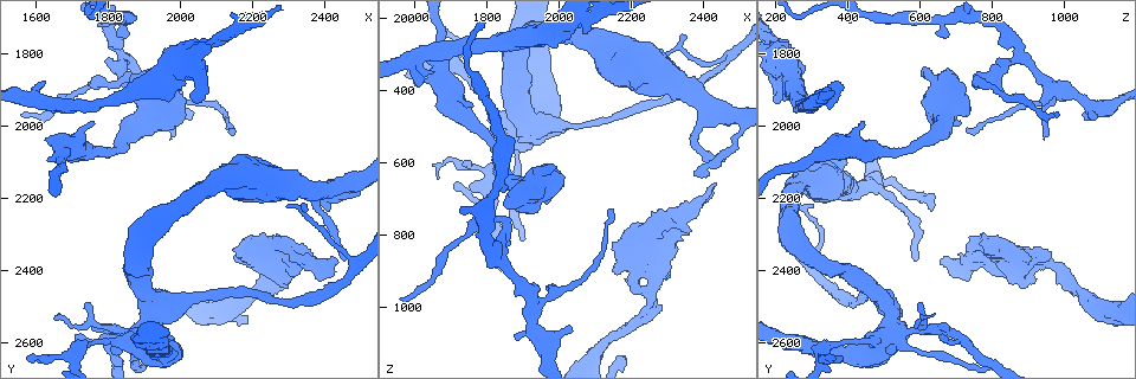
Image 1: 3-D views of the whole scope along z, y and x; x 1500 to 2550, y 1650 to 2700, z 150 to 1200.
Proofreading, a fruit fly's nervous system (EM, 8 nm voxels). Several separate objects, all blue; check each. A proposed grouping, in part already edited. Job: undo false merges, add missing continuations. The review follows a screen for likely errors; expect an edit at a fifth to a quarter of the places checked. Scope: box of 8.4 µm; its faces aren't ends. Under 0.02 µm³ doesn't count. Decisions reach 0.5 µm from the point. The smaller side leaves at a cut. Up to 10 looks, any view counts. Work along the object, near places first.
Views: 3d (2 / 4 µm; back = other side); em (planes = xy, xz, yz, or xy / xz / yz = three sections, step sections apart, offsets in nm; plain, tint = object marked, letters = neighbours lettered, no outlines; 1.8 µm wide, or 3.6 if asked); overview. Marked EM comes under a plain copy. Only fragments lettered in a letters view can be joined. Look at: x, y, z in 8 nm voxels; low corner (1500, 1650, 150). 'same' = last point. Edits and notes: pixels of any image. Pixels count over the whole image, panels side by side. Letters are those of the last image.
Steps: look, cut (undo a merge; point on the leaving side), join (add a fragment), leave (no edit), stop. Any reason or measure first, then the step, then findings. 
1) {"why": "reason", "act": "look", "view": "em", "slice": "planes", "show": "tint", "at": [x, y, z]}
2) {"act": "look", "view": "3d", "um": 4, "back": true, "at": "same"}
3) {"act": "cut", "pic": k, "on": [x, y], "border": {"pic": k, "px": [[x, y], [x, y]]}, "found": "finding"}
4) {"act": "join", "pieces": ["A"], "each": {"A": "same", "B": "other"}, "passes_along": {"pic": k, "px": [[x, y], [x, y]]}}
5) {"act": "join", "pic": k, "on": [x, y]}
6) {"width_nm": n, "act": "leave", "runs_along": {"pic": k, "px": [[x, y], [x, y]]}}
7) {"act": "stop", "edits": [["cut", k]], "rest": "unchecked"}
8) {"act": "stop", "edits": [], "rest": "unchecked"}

{"why": "calibre changes", "act": "look", "view": "em", "slice": "planes", "show": "letters", "at": [2090, 2515, 1150]}

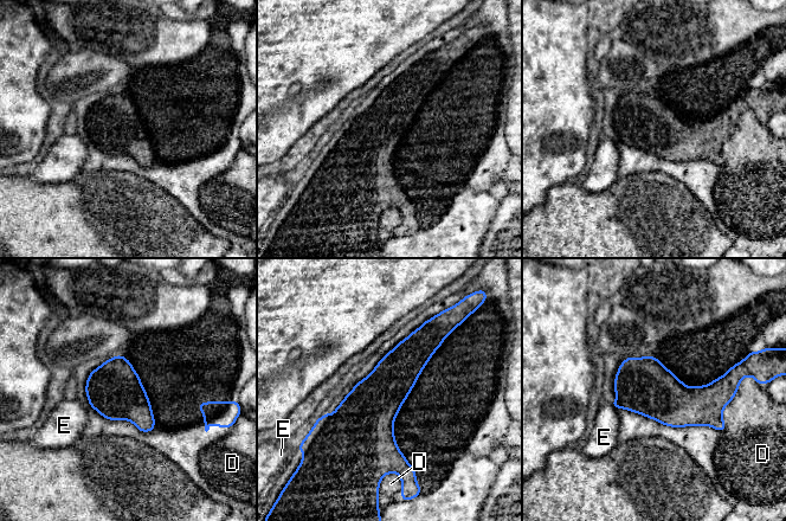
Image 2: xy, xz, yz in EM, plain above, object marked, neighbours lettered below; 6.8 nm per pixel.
{"act": "leave", "each": {"D": "other", "E": "other"}, "border": {"pic": 2, "px": [[610, 403], [616, 409]]}, "found": "one cell here"}

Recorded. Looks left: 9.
{"why": "stops while still wide", "act": "look", "view": "em", "slice": "planes", "show": "letters", "at": [2290, 2350, 740]}

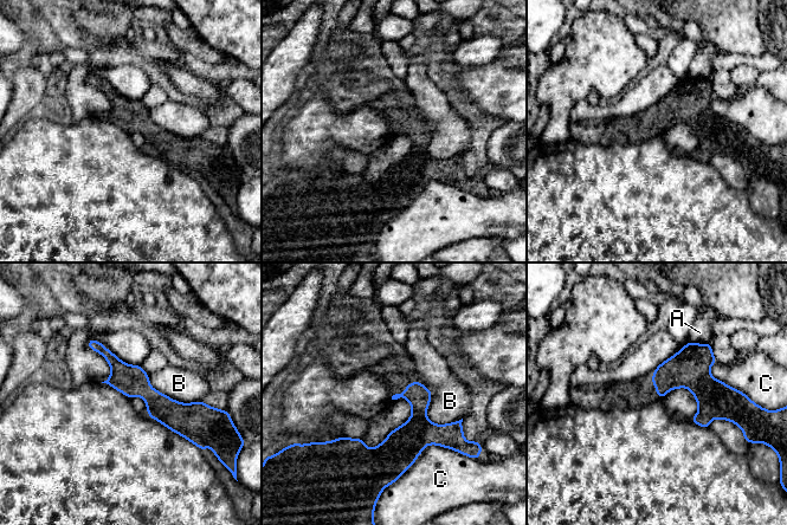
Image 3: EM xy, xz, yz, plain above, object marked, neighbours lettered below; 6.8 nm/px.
{"longest_contact_nm": ["C", 420], "act": "leave", "each": {"A": "other", "B": "other", "C": "other"}, "runs_along": {"pic": 3, "px": [[91, 342], [163, 409], [199, 408]]}, "found": "no lettered fragment goes on from it"}

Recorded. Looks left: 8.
{"why": "branch point", "act": "look", "view": "3d", "um": 4, "back": true, "at": [1875, 2595, 540]}

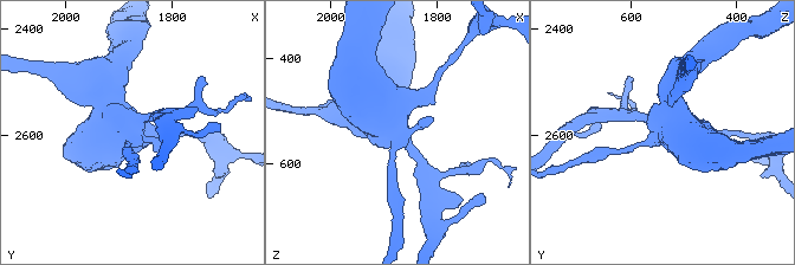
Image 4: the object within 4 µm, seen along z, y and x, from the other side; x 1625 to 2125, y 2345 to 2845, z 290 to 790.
{"act": "look", "view": "em", "um": 3.6, "slice": "planes", "show": "tint", "at": [1870, 2595, 545]}

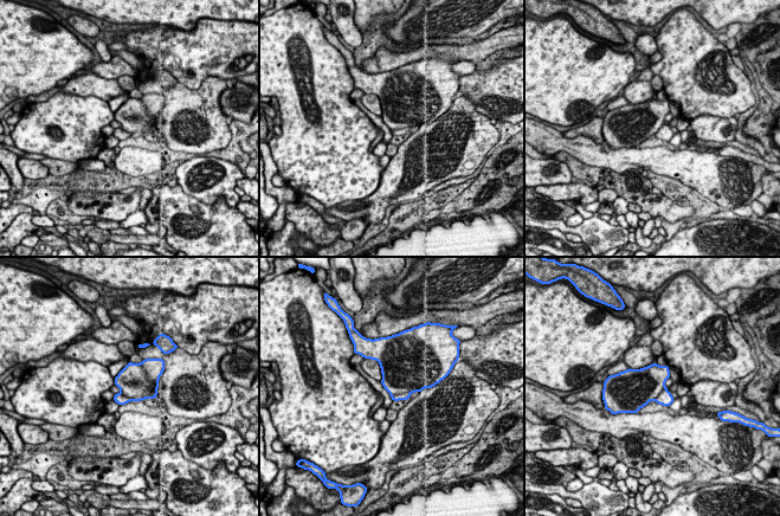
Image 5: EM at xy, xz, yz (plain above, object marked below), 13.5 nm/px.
{"why": "see the neighbours", "act": "look", "view": "em", "um": 3.6, "slice": "planes", "show": "letters", "at": "same"}

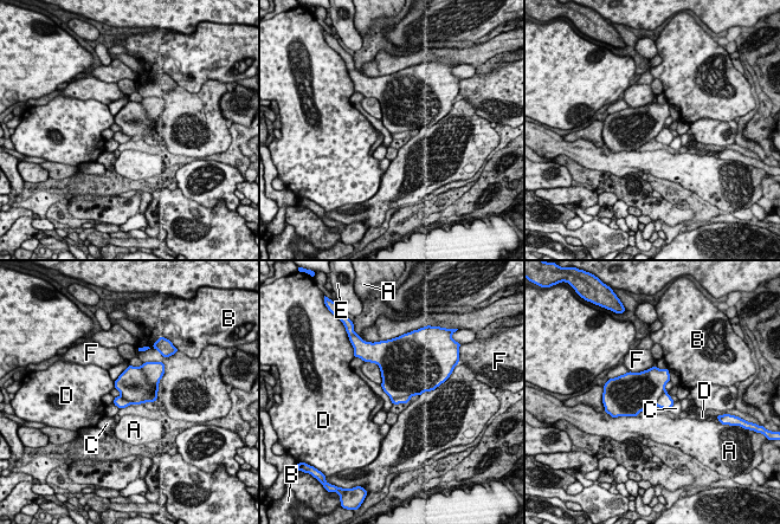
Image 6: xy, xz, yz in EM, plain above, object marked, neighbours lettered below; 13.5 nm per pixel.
{"act": "leave", "each": {"A": "other", "B": "other", "C": "other", "D": "other", "E": "other", "F": "other"}, "found": "all the same cell"}

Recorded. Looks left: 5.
{"why": "free end", "act": "look", "view": "em", "slice": "planes", "show": "letters", "at": [1850, 1745, 685]}

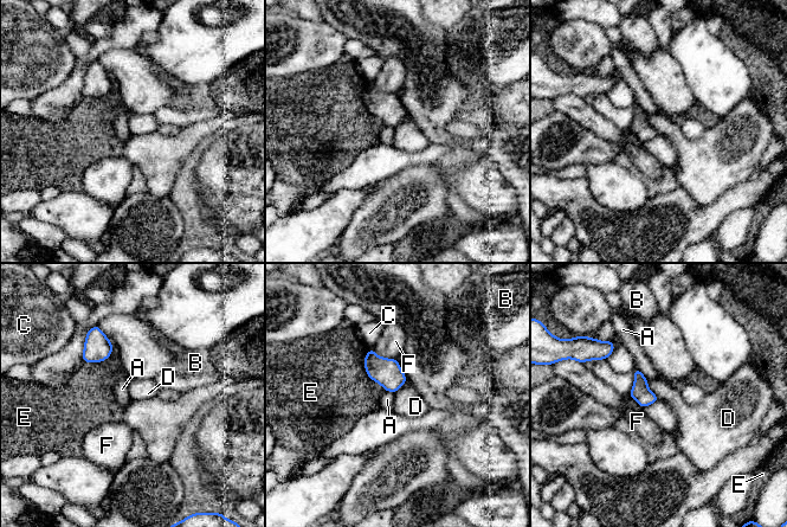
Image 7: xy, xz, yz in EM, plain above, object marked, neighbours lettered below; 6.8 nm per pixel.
{"longest_contact_nm": ["E", 300], "act": "leave", "each": {"A": "other", "B": "other", "C": "other", "D": "other", "E": "other", "F": "other"}, "border": {"pic": 7, "px": [[646, 379], [647, 387], [659, 399]]}, "found": "no lettered fragment goes on from it"}

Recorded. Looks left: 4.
{"act": "stop", "edits": [], "rest": "unchecked"}

